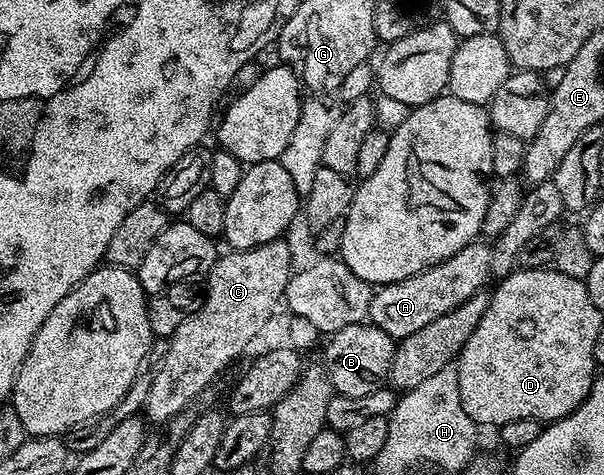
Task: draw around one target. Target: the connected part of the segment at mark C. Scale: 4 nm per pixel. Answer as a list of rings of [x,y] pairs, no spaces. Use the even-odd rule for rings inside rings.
[[[280,238],[244,252],[231,250],[226,253],[228,256],[220,255],[216,259],[215,265],[205,276],[207,297],[204,298],[203,305],[196,312],[188,311],[184,315],[181,326],[177,326],[175,333],[167,340],[169,354],[165,354],[165,358],[154,369],[149,398],[143,407],[146,419],[151,419],[152,425],[168,424],[174,416],[181,414],[181,410],[192,407],[196,403],[195,399],[262,334],[275,307],[278,304],[280,307],[281,301],[286,297],[287,283],[293,275],[291,248],[285,241],[286,239]]]

